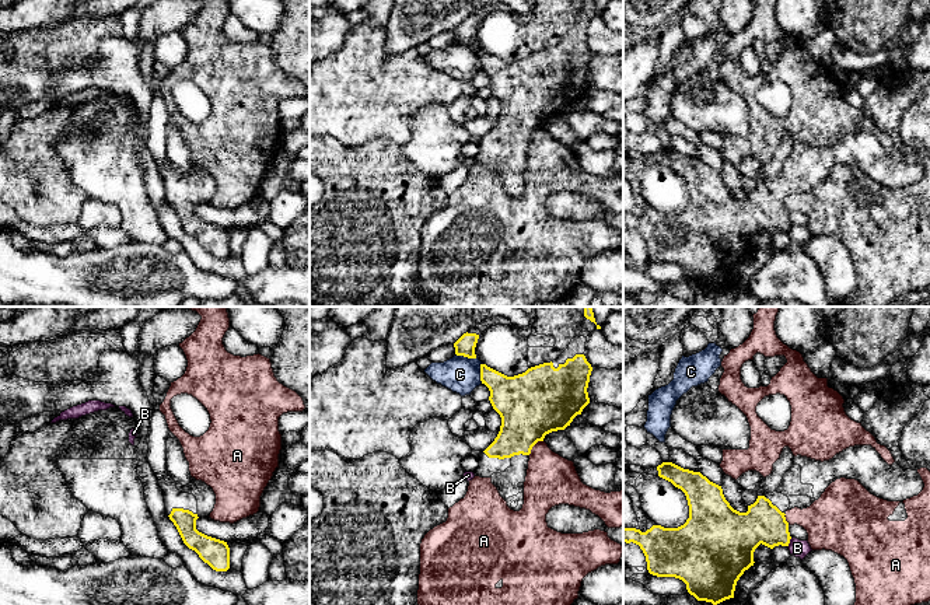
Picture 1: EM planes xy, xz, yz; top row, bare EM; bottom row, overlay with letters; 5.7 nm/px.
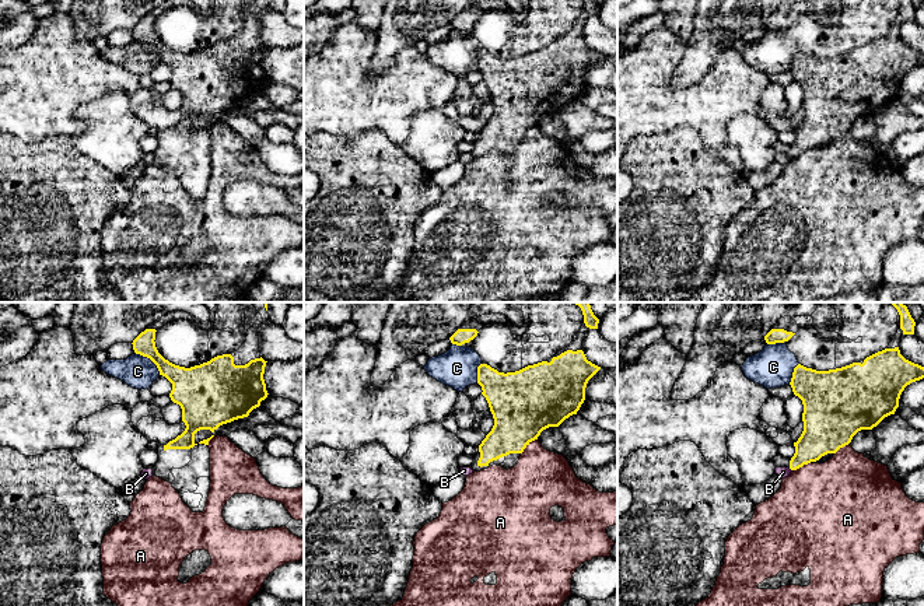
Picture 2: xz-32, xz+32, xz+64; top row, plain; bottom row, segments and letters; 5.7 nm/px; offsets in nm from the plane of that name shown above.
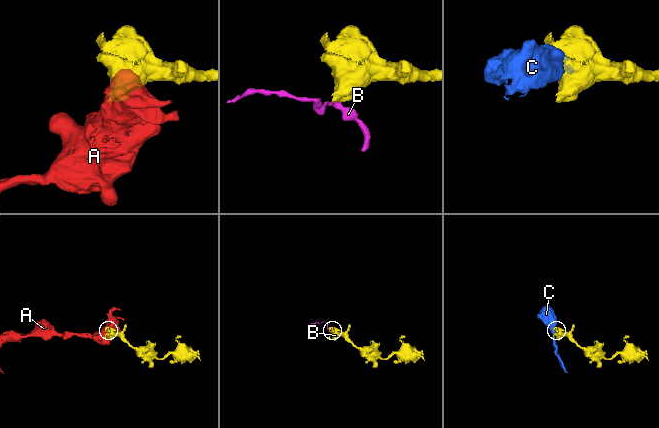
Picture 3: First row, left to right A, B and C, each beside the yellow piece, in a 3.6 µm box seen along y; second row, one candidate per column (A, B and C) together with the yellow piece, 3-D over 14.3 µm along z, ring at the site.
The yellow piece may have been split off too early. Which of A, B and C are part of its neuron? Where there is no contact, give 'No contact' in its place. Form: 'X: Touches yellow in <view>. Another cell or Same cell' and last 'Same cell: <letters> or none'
A: Touches yellow in xz. Another cell
B: Touches yellow in yz. Another cell
C: Touches yellow in xz. Another cell
Same cell: none

